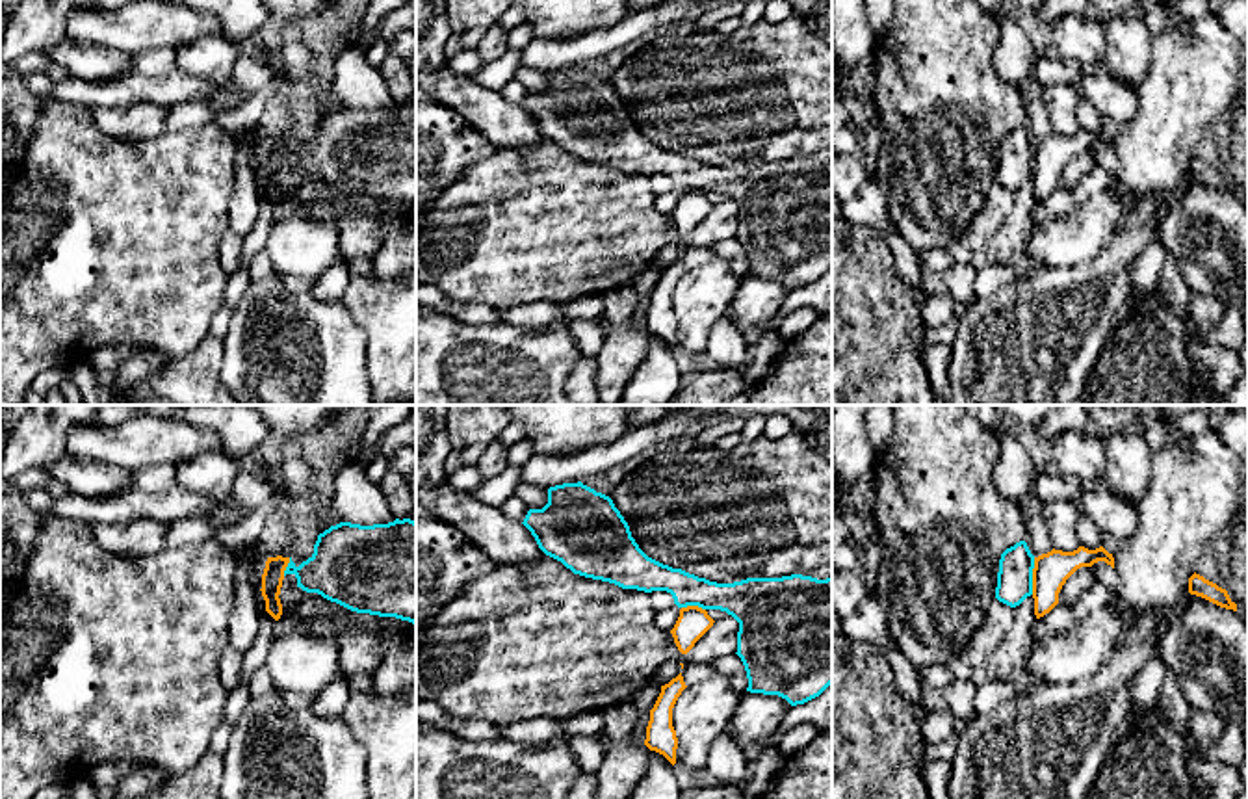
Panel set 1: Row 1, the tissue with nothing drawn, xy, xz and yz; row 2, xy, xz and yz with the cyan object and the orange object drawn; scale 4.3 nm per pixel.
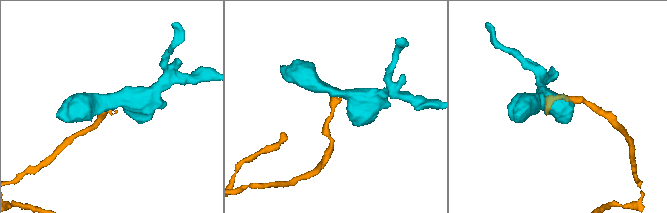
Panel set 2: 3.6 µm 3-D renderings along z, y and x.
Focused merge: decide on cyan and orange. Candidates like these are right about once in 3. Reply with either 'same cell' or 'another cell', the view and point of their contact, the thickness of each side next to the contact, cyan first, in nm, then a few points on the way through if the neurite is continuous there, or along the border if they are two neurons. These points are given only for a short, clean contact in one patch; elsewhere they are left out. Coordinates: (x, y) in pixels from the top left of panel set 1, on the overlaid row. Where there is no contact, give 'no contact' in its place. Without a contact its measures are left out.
another cell; contact yz (1031, 576); calibres 160 and 150 nm

